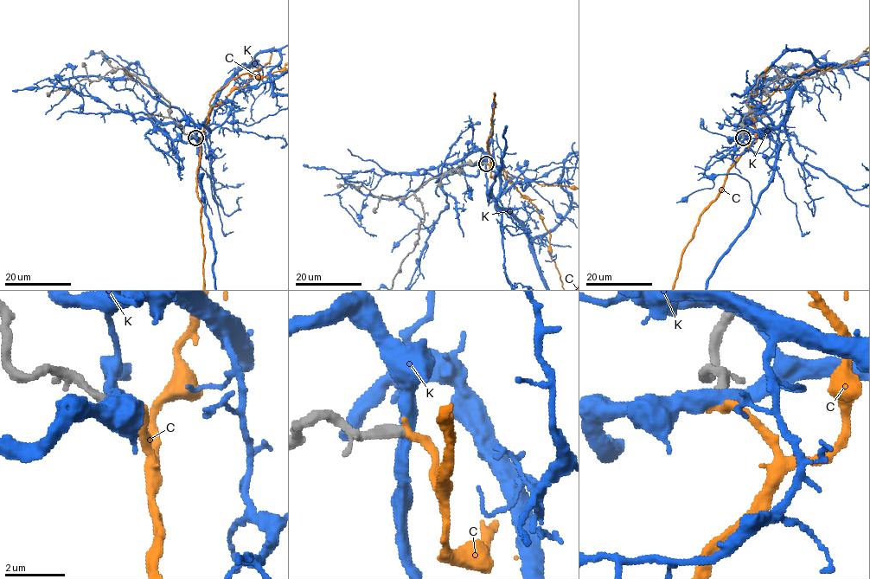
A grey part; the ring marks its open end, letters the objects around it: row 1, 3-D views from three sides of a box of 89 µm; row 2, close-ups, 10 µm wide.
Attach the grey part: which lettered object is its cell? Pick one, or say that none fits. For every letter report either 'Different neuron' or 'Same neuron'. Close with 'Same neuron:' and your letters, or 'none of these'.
C: Same neuron
K: Different neuron
Same neuron: C

